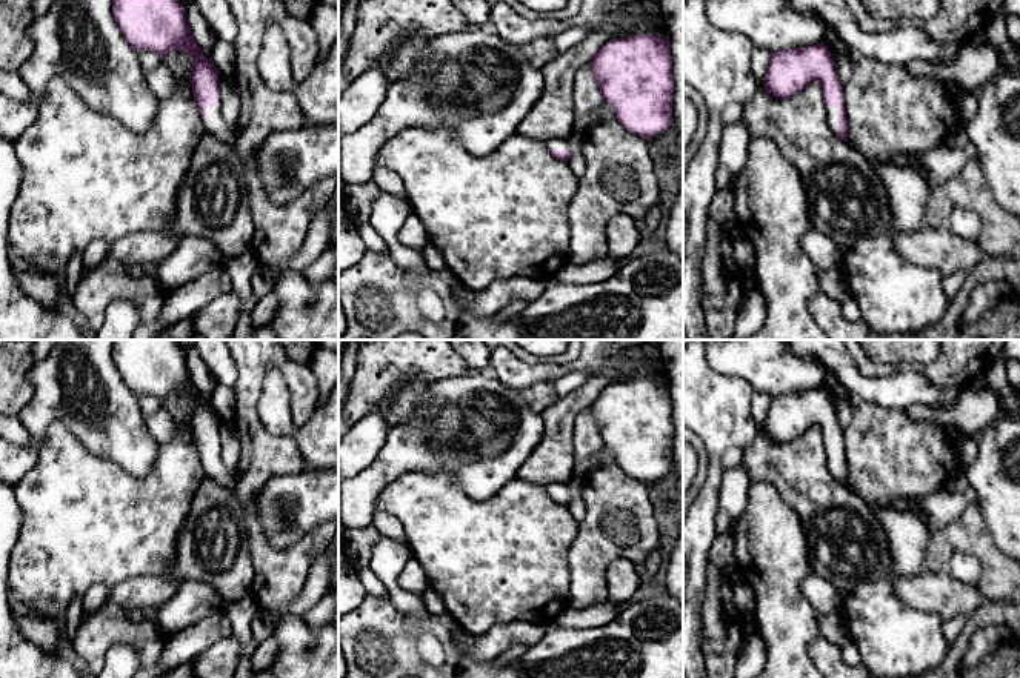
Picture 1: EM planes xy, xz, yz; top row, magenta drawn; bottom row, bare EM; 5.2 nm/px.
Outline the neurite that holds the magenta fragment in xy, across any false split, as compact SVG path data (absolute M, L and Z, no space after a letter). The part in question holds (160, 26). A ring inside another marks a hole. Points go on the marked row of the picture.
M114 0L112 15L125 37L125 40L137 51L152 51L160 57L171 51L185 51L192 60L189 81L194 98L200 109L205 129L222 141L234 143L234 128L229 126L220 112L220 85L218 69L212 58L203 55L200 46L194 40L191 28L186 20L186 9L178 0Z

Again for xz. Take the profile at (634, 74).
M651 34L609 40L589 66L626 131L649 140L669 129L674 95L669 34L663 40Z

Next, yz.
M825 42L808 48L772 52L763 86L772 97L788 98L802 92L809 83L822 85L828 125L834 135L848 141L848 117L843 86L837 65Z

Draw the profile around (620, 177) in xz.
M620 121L589 129L585 134L583 154L586 171L568 209L568 266L606 257L609 220L626 214L638 221L662 198L648 140L626 131Z

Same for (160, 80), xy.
M162 63L152 71L145 71L148 88L160 100L169 98L175 92L174 74Z

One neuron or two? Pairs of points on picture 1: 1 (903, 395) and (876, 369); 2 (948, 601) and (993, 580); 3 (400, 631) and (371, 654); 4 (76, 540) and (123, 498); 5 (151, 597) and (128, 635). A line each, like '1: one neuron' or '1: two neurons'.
1: two neurons
2: two neurons
3: one neuron
4: one neuron
5: two neurons

